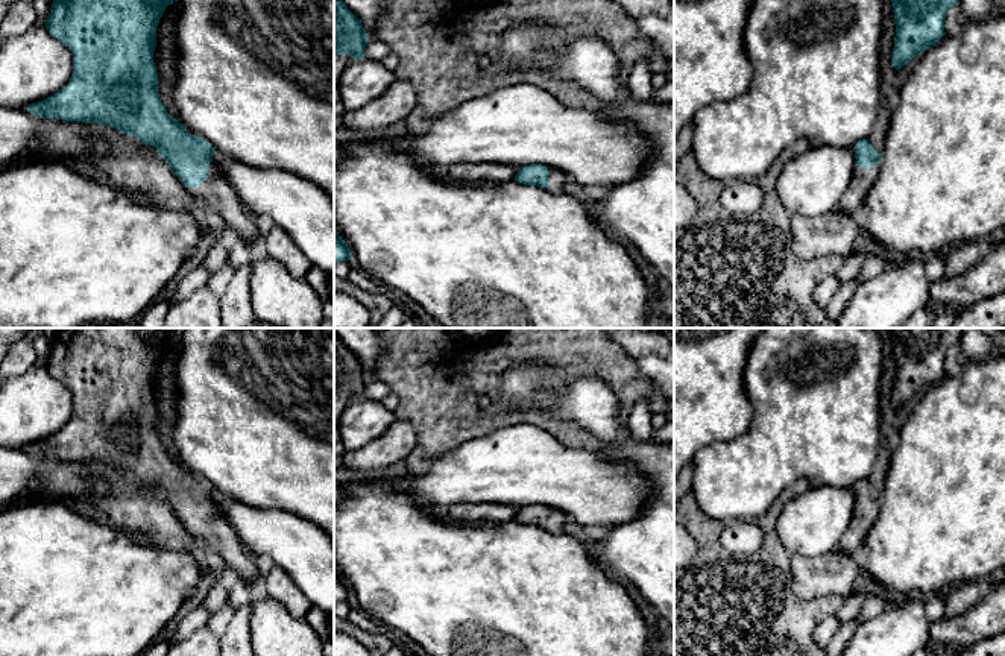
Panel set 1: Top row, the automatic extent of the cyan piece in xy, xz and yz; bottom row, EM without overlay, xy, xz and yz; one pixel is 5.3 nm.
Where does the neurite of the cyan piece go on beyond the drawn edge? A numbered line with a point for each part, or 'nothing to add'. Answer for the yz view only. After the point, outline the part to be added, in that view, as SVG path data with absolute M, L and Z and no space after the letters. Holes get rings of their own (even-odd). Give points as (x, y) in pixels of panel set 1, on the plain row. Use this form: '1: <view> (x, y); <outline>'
1: yz (861, 523); M881 504L870 506L868 510L862 510L856 506L849 528L846 530L838 548L847 554L856 554L861 547L865 545L865 538L873 527Z

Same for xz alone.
1: xz (556, 518); M548 507L548 530L560 533L565 527L566 513L554 507Z

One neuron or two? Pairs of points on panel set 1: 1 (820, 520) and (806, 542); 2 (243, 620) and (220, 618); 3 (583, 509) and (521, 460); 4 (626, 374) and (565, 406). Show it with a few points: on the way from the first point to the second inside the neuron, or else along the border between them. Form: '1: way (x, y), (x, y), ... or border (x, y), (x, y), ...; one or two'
1: way (814, 526), (808, 536); one
2: border (236, 611), (220, 638); two
3: way (568, 494), (547, 473), (536, 468); one
4: border (571, 378), (598, 377), (615, 394), (620, 418); two

